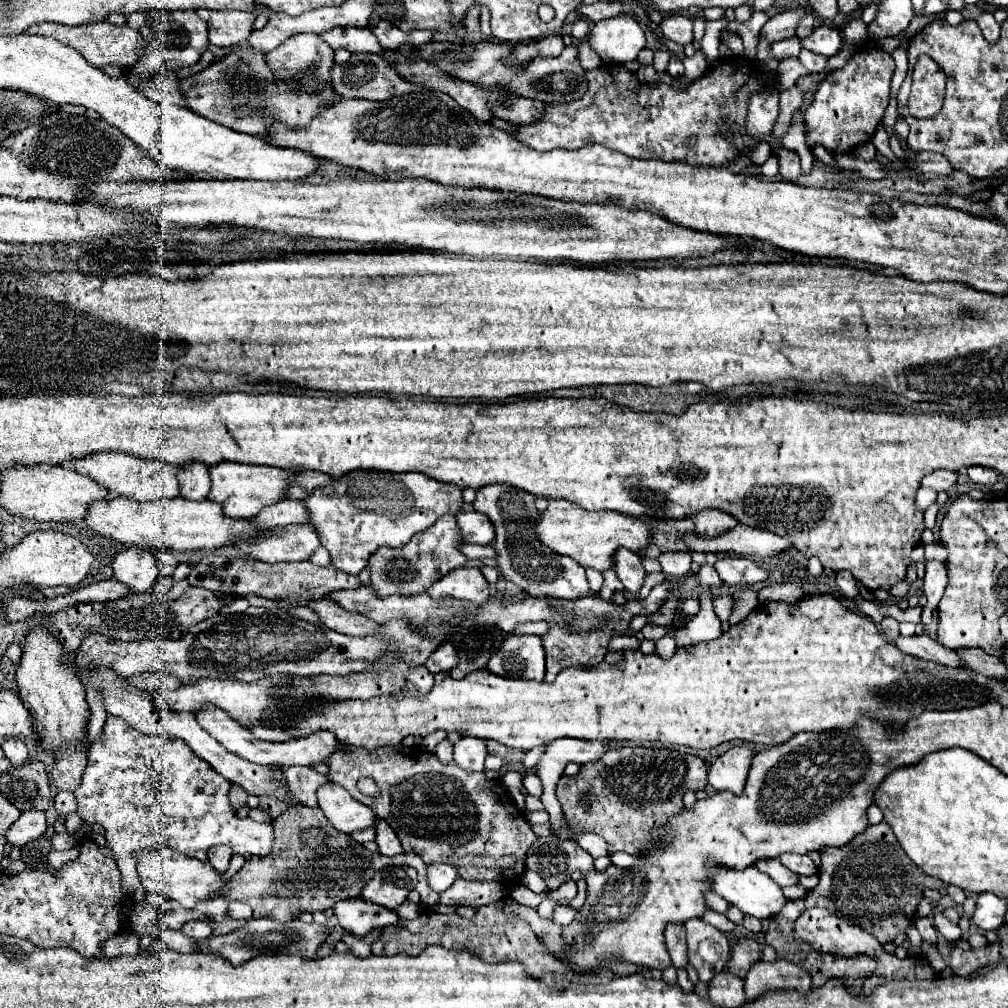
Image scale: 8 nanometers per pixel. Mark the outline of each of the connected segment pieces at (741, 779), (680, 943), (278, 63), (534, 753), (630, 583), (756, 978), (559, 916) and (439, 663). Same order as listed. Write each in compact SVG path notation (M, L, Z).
M745 745L733 747L719 755L709 767L709 785L715 791L731 791L733 795L741 795L749 775L751 759L753 751Z
M669 923L665 927L665 943L671 955L673 967L687 967L687 945L685 945L685 927L683 923Z
M301 33L289 37L289 41L283 41L275 51L271 51L267 55L267 63L271 65L271 69L275 69L279 79L293 79L297 75L303 81L305 89L313 91L317 85L321 85L321 81L331 81L329 69L333 65L333 55L335 51L319 35Z
M543 743L543 745L539 745L539 747L535 747L535 749L529 749L529 751L525 751L525 759L523 759L523 765L527 767L527 769L533 769L533 765L537 765L537 761L541 759L541 753L547 749L547 745Z
M629 549L617 551L615 573L617 573L619 581L623 583L623 587L633 595L637 595L641 591L645 575L647 575L643 569L643 563L641 563L641 557Z
M775 959L775 961L757 961L747 977L745 977L745 993L747 1001L761 997L767 989L801 989L807 991L811 987L811 975L801 965Z
M557 905L555 907L555 911L553 911L553 919L557 921L557 923L561 923L561 925L569 925L575 917L577 917L577 913L579 913L579 909L575 909L575 907L571 907L571 905Z
M443 643L439 645L431 657L425 661L425 667L431 673L439 673L439 671L451 671L453 667L457 667L457 653L453 649L451 643Z

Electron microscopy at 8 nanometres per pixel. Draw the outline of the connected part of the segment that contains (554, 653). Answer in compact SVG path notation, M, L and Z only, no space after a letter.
M667 579L659 585L653 587L653 591L649 593L647 599L643 601L629 601L625 605L615 605L611 601L603 601L601 597L583 597L577 601L561 601L561 599L549 599L551 605L557 605L557 609L561 609L561 613L565 613L567 617L573 617L573 629L577 631L589 631L587 635L583 633L569 633L569 629L561 629L559 625L551 623L551 629L541 637L543 645L545 645L545 655L547 655L547 675L545 681L555 681L555 675L567 667L597 667L605 653L607 653L607 643L613 635L625 635L629 631L629 621L635 615L653 615L661 609L661 605L669 599L671 593L683 593L683 589Z

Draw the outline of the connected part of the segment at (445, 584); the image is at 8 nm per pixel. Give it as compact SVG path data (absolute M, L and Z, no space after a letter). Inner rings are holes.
M463 567L447 573L429 589L431 597L457 597L465 601L473 601L477 605L489 599L489 583L477 567Z

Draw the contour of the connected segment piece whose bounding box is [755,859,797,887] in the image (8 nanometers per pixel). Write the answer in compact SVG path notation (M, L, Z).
M759 859L755 865L757 865L757 869L761 869L763 873L767 873L781 887L797 883L797 875L793 871L785 869L777 859Z

